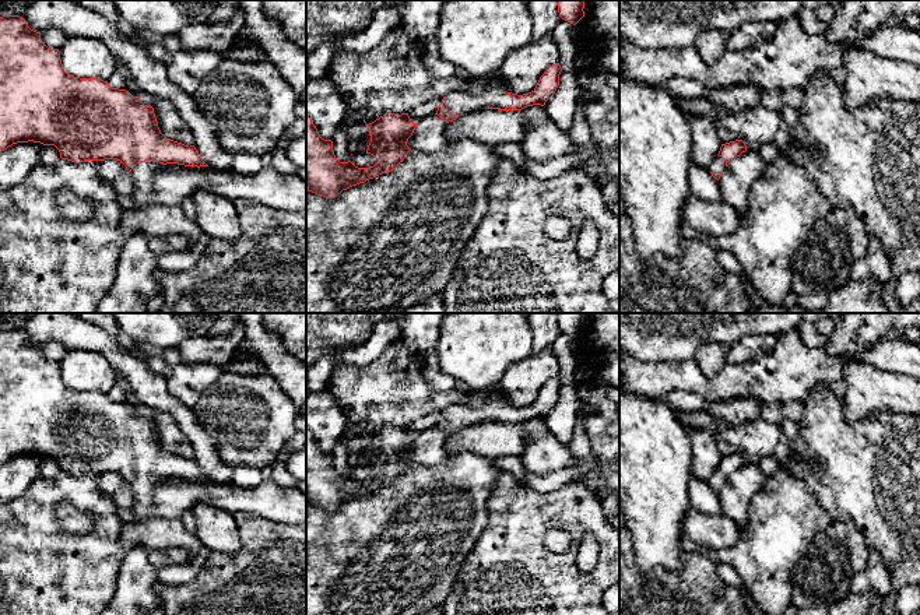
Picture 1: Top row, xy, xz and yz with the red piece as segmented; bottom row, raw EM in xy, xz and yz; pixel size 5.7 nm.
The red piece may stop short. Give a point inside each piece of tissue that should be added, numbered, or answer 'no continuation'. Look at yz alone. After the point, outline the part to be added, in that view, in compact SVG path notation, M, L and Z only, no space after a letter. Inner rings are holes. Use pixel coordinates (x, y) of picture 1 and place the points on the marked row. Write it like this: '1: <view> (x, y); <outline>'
1: yz (717, 164); M716 157L712 164L709 165L709 172L724 172L726 169L726 161L721 157Z

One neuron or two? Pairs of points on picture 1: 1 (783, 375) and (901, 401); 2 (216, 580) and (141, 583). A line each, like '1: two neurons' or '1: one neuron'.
1: two neurons
2: two neurons

